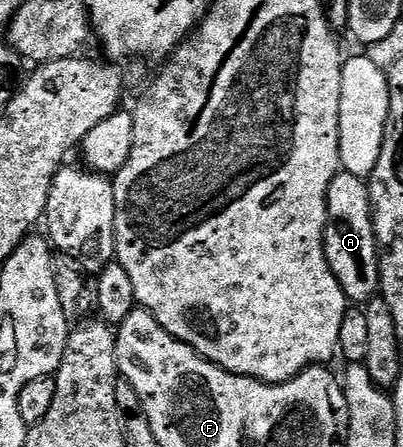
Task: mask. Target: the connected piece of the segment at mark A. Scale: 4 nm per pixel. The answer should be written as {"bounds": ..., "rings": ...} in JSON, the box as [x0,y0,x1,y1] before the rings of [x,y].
{"bounds":[324,169,380,305],"rings":[[[341,169],[332,181],[328,190],[328,224],[324,230],[324,252],[326,261],[342,285],[345,297],[353,304],[364,305],[380,289],[380,246],[376,244],[376,234],[372,224],[372,202],[368,196],[367,182],[361,176],[352,175]]]}

